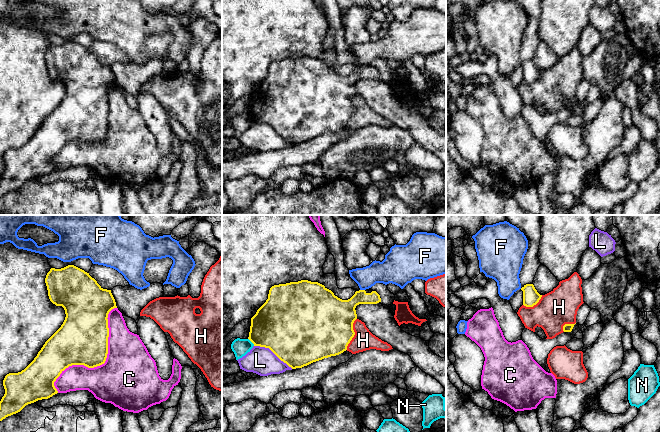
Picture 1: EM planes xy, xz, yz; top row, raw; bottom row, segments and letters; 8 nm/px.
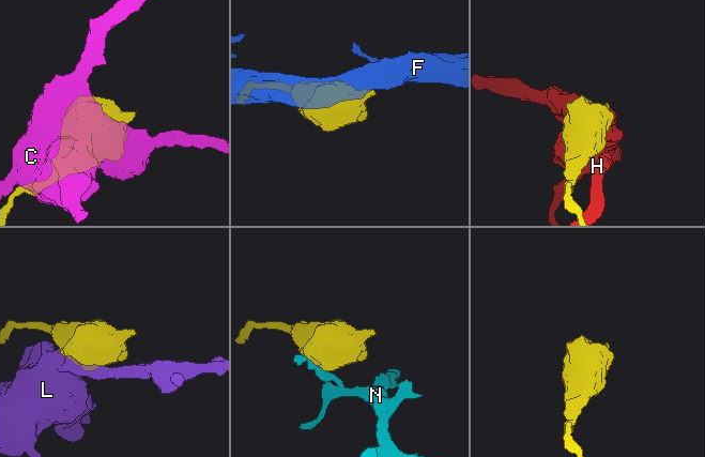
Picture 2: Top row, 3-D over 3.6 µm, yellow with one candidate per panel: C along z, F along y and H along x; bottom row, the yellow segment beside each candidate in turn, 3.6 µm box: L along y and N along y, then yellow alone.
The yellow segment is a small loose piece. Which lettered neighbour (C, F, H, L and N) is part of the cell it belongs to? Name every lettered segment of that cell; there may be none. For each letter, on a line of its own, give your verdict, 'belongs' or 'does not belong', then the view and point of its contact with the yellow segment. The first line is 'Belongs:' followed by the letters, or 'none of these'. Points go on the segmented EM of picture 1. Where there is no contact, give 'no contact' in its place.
Belongs: none of these
C: does not belong | xy (101, 364)
F: does not belong | xz (362, 290)
H: does not belong | xz (354, 334)
L: does not belong | xz (273, 352)
N: does not belong | xz (251, 341)

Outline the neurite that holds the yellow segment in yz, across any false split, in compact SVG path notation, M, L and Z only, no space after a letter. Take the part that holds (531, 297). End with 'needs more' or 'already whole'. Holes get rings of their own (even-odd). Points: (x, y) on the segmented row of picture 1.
M506 215L506 221L523 232L528 240L528 249L519 274L523 305L526 307L533 307L542 297L533 285L534 277L541 265L538 258L541 239L540 218L541 215Z; needs more

